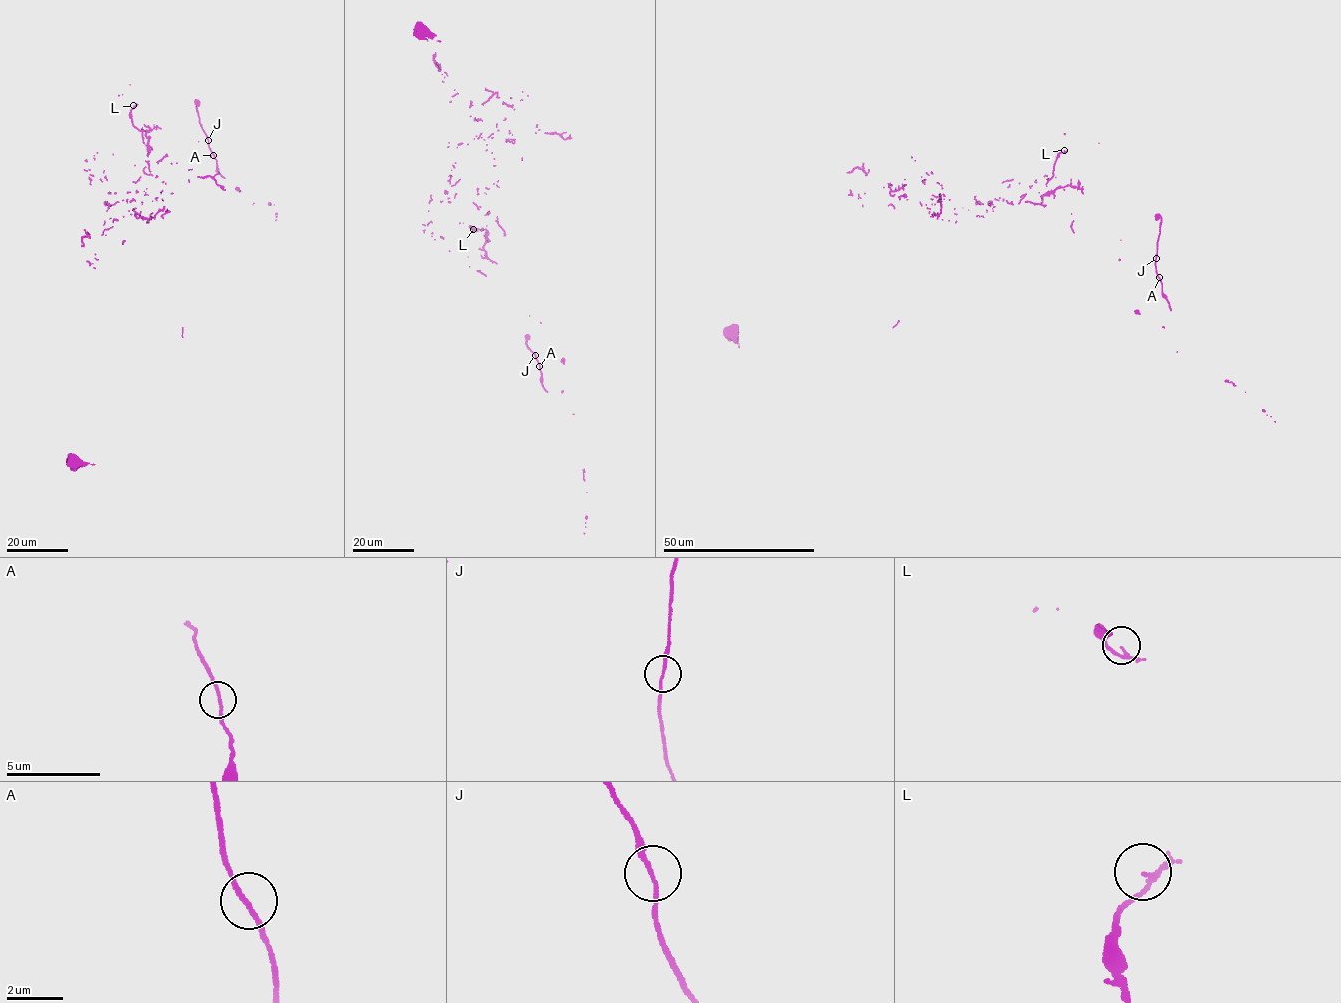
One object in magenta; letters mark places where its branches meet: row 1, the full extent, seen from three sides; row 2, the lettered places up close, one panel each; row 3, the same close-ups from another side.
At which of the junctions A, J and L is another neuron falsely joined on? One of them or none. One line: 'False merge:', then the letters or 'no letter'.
False merge: no letter

